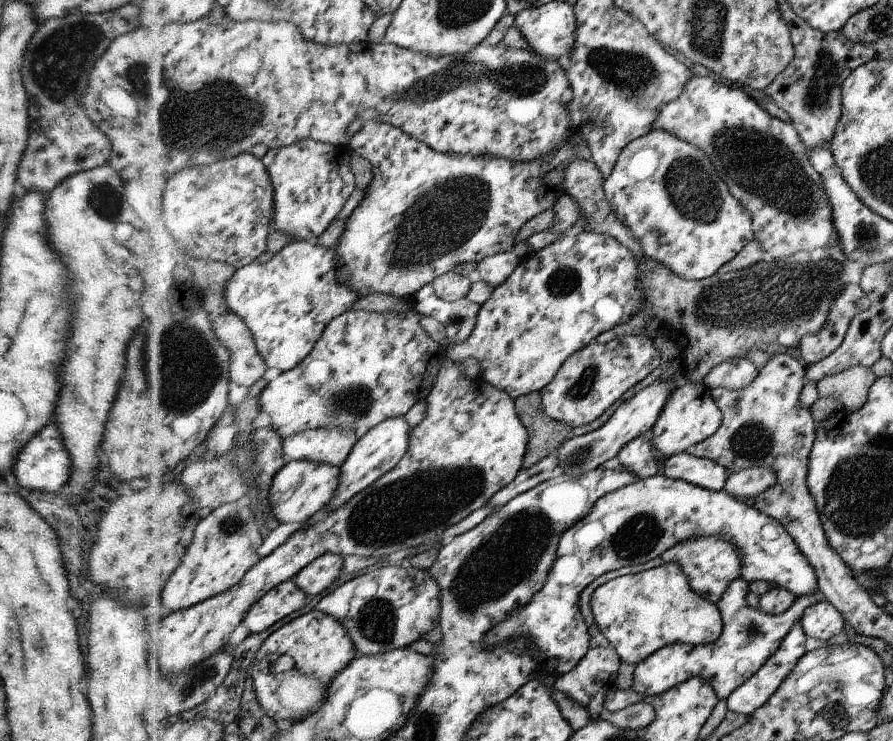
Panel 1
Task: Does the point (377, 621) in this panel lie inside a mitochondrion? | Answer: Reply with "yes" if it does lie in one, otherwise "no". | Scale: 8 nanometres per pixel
yes

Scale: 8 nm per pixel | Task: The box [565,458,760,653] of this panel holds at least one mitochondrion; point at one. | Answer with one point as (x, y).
(640, 533)

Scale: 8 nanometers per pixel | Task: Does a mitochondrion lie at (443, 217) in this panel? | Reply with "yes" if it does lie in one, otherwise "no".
yes

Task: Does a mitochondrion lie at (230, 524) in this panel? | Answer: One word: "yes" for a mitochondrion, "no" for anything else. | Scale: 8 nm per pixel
yes

